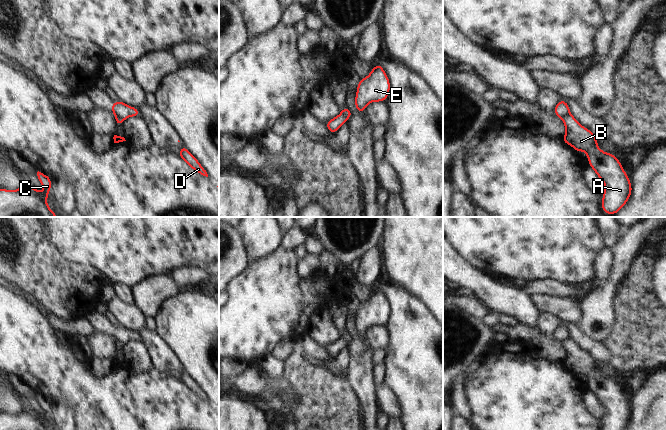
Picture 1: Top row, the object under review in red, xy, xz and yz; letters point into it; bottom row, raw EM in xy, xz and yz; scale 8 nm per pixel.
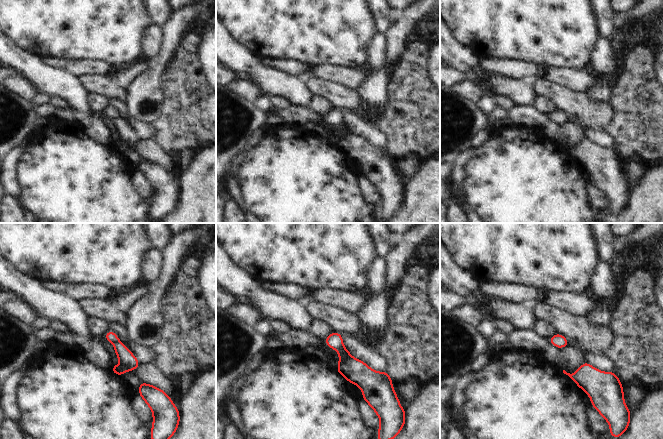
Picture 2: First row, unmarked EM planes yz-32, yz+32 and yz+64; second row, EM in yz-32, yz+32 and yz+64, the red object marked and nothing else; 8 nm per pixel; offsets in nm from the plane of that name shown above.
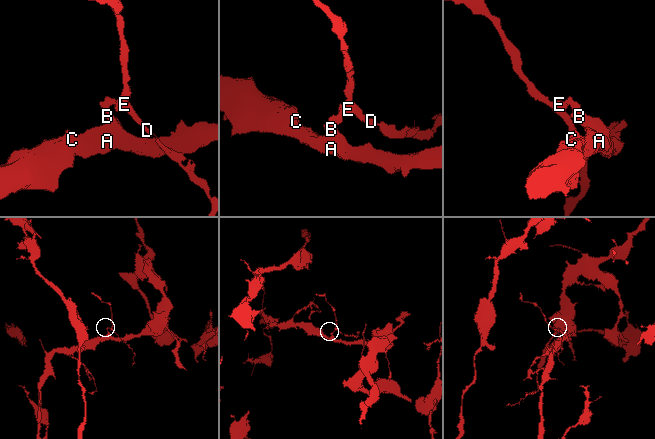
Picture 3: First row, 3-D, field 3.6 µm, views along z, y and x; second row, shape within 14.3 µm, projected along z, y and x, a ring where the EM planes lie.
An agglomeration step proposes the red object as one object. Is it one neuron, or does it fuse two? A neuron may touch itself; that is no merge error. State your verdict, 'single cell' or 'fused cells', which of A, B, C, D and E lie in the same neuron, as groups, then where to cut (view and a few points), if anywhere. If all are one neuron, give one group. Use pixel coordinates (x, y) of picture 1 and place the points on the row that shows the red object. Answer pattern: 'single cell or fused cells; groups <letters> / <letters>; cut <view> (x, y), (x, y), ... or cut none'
fused cells; groups A B C / D E; cut yz (569, 112), (563, 119)

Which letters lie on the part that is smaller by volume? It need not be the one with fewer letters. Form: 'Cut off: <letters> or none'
Cut off: D, E

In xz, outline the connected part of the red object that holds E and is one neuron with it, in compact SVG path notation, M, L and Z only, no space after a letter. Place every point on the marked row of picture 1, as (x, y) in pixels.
M380 64L376 65L368 77L360 79L355 97L356 109L365 112L367 104L373 101L384 102L389 94L389 79Z

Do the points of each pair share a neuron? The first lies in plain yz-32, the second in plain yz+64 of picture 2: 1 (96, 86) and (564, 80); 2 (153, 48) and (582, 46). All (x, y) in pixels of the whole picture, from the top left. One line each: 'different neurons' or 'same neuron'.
1: different neurons
2: different neurons

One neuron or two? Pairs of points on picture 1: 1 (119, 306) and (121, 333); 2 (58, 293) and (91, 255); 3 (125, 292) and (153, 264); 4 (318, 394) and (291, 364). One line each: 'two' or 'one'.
1: two
2: two
3: two
4: one

